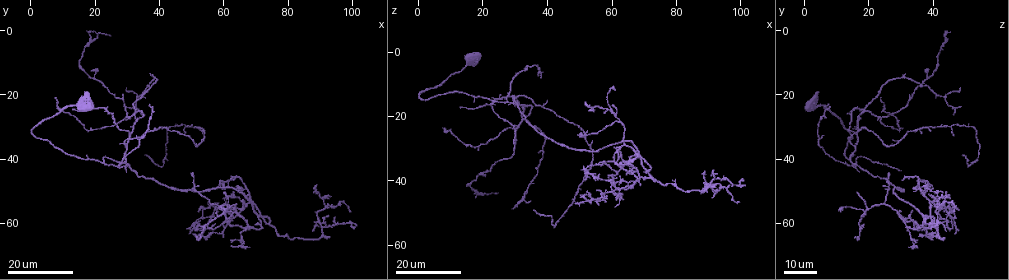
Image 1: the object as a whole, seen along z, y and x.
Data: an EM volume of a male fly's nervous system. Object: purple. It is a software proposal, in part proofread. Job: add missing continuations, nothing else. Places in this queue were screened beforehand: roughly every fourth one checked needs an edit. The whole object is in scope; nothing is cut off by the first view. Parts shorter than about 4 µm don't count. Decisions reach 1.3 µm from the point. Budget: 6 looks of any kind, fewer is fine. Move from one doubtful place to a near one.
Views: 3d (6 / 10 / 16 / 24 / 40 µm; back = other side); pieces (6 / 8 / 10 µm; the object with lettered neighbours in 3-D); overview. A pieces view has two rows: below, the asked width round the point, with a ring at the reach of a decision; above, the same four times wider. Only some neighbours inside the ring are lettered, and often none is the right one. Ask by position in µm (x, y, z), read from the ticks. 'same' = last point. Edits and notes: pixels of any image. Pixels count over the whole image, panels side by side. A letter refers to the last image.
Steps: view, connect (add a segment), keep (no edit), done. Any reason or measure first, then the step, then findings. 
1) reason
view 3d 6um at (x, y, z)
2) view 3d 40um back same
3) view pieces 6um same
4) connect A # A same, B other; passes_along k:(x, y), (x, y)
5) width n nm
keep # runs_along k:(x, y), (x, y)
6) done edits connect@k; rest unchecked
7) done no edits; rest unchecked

branch stops here
view 3d 16um at (88.5, 62.5, 44.0)

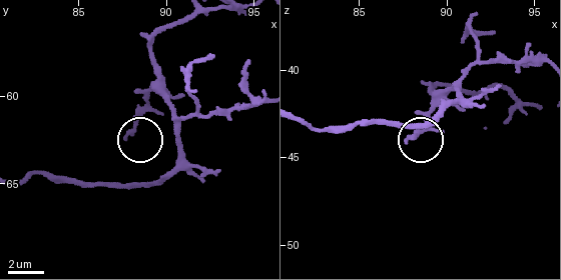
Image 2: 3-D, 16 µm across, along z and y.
view pieces 6um at (87.8, 62.5, 44.0)

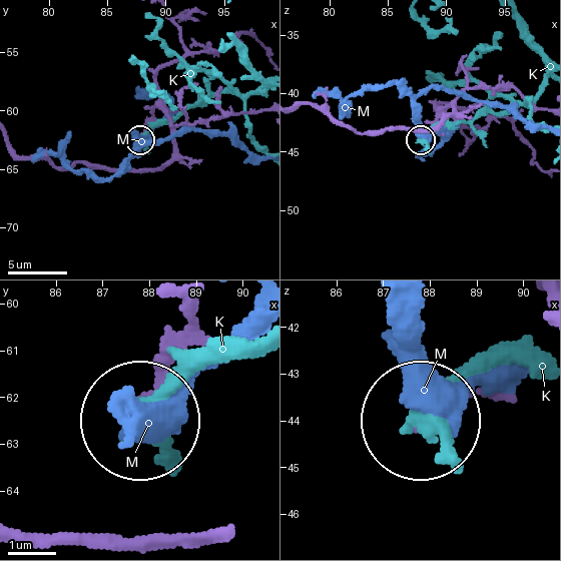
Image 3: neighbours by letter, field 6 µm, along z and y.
keep # K other, M other; runs_along 3:(363, 132), (428, 129), (453, 113), (452, 106), (420, 140); none of them fits

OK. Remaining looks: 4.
an open end
view 3d 24um at (30.0, 44.0, 29.5)

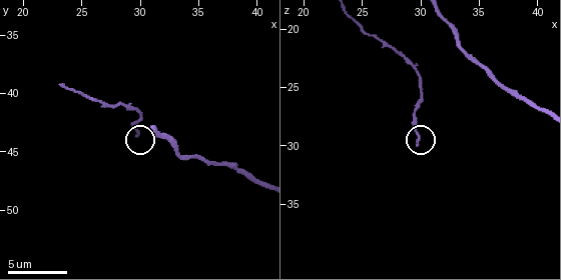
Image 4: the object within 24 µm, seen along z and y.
view pieces 10um at (29.8, 43.6, 30.0)

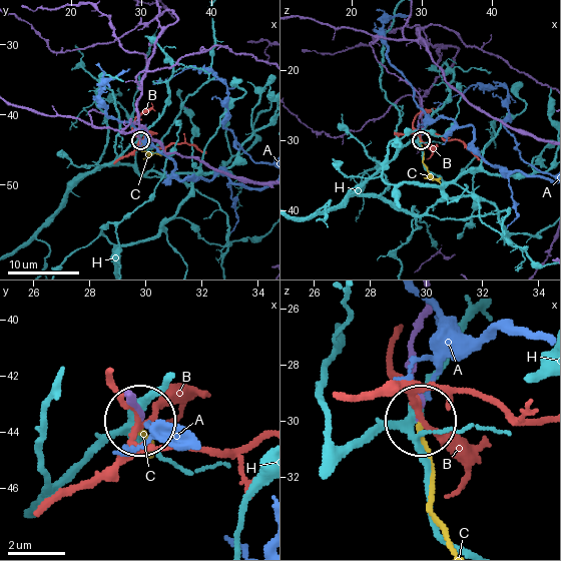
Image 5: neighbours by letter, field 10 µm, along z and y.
connect C # A other, B other, C same, H other; passes_along 5:(414, 346), (428, 502), (445, 537); it goes on there

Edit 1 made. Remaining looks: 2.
an open end
view 3d 16um at (52.5, 60.5, 18.0)

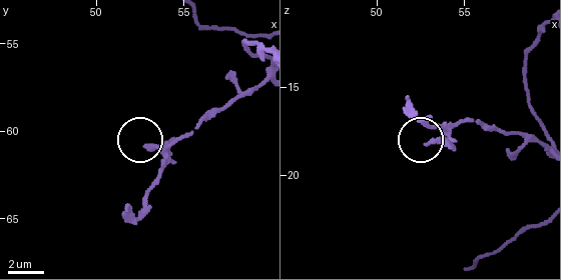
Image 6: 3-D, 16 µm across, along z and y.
what lies round it
view pieces 6um at (52.7, 60.9, 18.4)

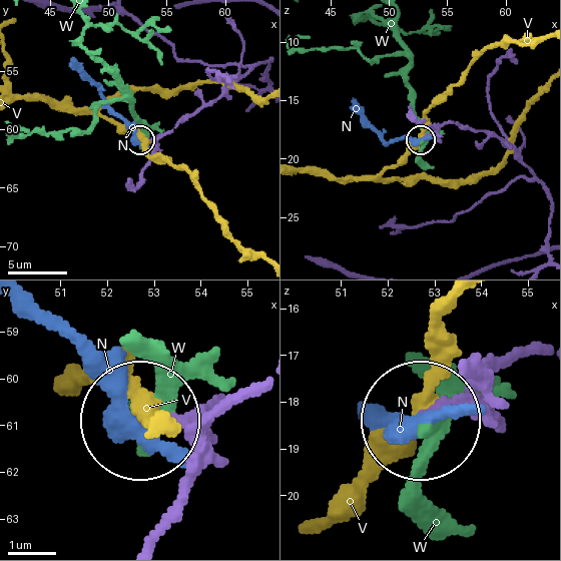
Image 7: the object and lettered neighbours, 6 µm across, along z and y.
keep # N other, V other, W other; none of them fits

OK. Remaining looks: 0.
done edits connect@5; rest unchecked

